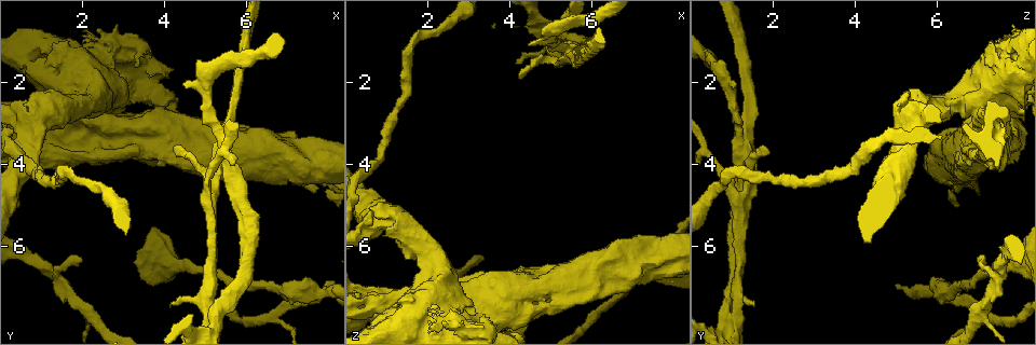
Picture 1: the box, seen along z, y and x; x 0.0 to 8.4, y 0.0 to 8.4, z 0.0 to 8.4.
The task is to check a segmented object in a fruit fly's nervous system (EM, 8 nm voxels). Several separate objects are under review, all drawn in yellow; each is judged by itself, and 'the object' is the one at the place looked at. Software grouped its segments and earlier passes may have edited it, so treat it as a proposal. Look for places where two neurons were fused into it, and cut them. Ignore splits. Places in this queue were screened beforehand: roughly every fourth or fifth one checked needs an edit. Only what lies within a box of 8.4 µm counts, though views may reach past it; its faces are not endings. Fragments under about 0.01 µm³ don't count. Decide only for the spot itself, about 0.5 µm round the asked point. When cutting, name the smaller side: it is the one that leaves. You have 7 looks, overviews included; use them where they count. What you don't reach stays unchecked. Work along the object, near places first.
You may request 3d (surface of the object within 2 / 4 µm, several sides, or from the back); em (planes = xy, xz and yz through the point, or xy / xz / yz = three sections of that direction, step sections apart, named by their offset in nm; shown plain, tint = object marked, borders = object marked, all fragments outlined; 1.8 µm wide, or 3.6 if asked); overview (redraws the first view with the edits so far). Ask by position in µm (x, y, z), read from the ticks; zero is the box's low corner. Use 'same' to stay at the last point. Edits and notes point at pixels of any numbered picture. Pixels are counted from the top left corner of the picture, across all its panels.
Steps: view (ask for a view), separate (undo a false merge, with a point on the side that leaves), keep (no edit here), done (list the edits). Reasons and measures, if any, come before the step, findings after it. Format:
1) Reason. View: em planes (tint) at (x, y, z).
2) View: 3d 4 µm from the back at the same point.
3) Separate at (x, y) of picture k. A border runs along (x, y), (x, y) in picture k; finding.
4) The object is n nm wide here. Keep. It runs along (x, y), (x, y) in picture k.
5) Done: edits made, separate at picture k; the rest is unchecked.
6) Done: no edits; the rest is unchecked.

Four-way junction. View: em planes (tint) at (7.40, 7.15, 6.15).

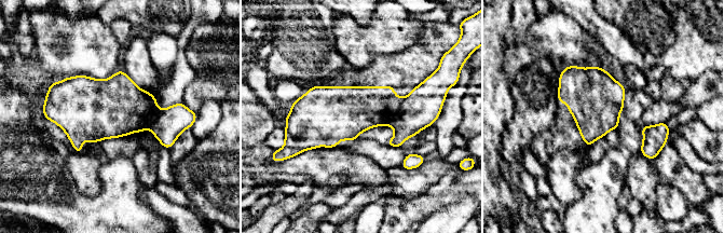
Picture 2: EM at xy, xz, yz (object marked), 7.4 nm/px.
Separate at (421, 108) of picture 2. A border runs along (404, 98), (398, 114), (385, 123) in picture 2; two neurons meet here.

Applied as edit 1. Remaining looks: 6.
View: overview.

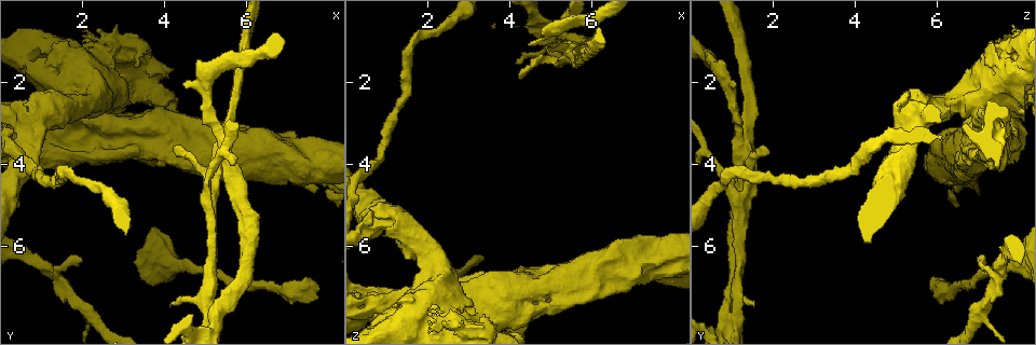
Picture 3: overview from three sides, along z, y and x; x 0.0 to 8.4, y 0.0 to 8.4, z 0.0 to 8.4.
Thick turns thin. View: 3d 4 µm at (1.20, 1.80, 7.85).

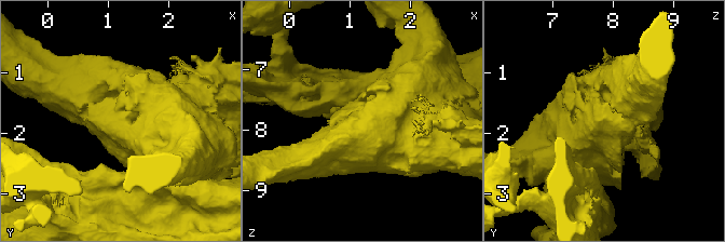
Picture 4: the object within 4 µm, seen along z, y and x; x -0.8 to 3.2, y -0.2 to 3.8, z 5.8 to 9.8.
Now the EM. View: em planes (plain) at (1.20, 1.85, 7.85).

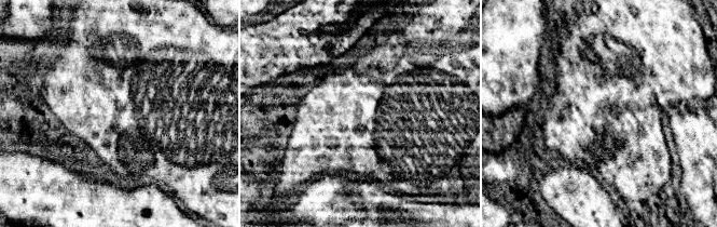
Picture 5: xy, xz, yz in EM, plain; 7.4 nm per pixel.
View: em planes (tint) at the same point.

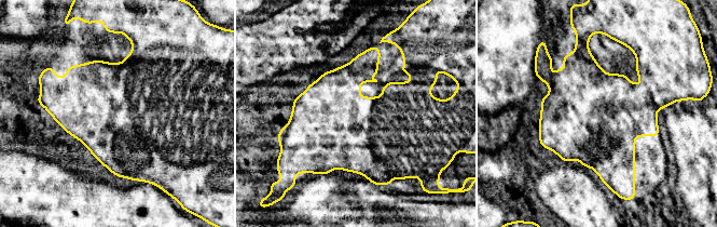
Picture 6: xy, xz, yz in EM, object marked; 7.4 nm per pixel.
The object is 600 nm wide here. Keep. All the same neuron.

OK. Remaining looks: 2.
Sharp bend. View: 3d 4 µm at (0.70, 3.10, 5.40).

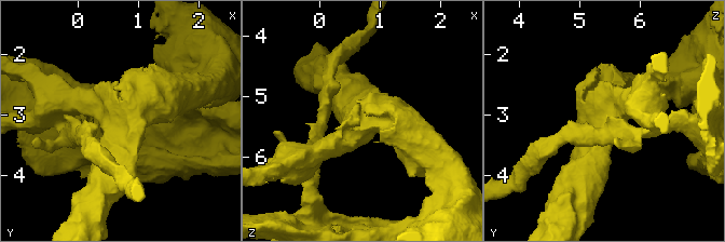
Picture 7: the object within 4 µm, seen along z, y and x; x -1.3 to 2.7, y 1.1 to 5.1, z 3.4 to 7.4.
Now the EM. View: em 3.6 µm planes (tint) at (0.75, 3.15, 5.45).

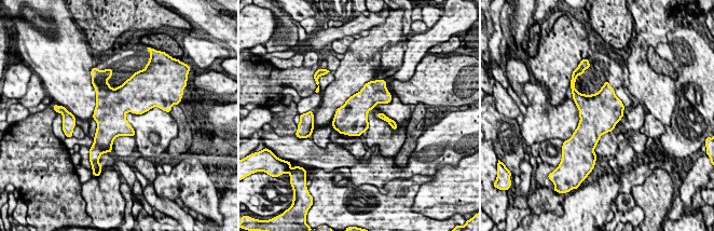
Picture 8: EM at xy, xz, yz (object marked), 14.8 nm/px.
Keep. One neuron here.

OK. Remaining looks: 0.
Done: edits made, separate at picture 2; the rest is unchecked.

